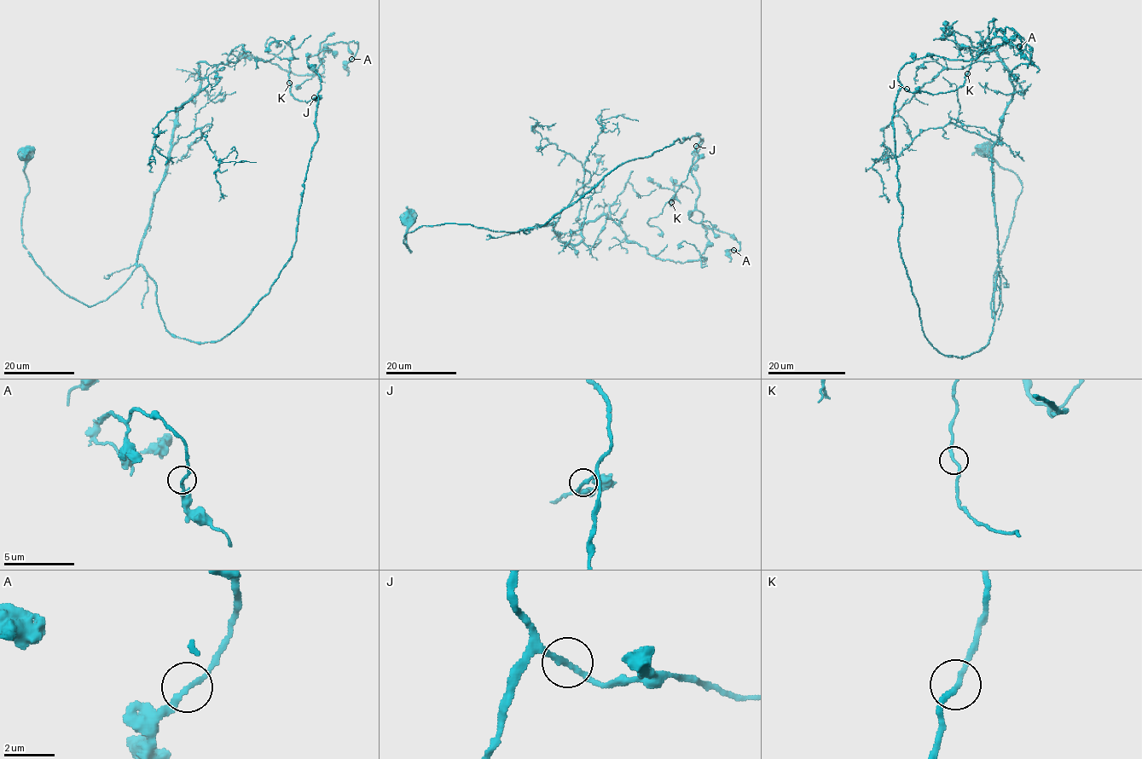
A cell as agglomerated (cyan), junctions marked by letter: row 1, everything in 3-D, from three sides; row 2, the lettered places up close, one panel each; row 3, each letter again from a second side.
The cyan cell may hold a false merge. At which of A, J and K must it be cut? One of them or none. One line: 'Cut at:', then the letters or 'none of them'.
Cut at: none of them

